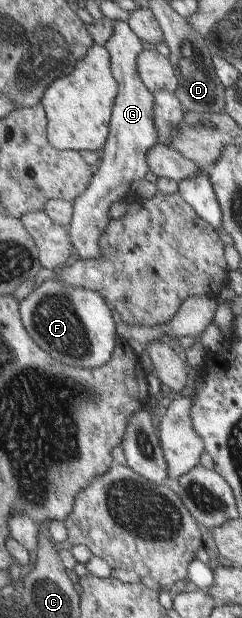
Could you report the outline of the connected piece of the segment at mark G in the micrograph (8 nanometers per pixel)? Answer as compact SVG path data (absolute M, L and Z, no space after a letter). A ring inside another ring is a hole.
M115 19L113 20L112 27L113 32L106 40L104 47L107 48L107 52L109 52L110 71L115 82L117 82L117 98L114 98L114 103L112 104L112 113L108 124L108 137L105 141L105 146L103 146L103 155L98 164L97 171L94 174L94 178L91 179L90 186L86 188L86 191L81 196L78 196L77 200L71 202L72 219L69 226L67 226L70 243L73 245L74 258L89 260L93 260L103 254L103 249L102 252L99 253L98 238L104 233L108 225L109 219L107 217L107 211L109 206L111 206L113 202L122 200L129 194L130 183L132 181L143 179L148 168L144 159L146 150L149 150L149 147L159 142L156 125L154 125L153 122L154 108L152 94L146 89L144 81L141 80L136 73L135 61L136 56L142 51L141 41L124 21Z

